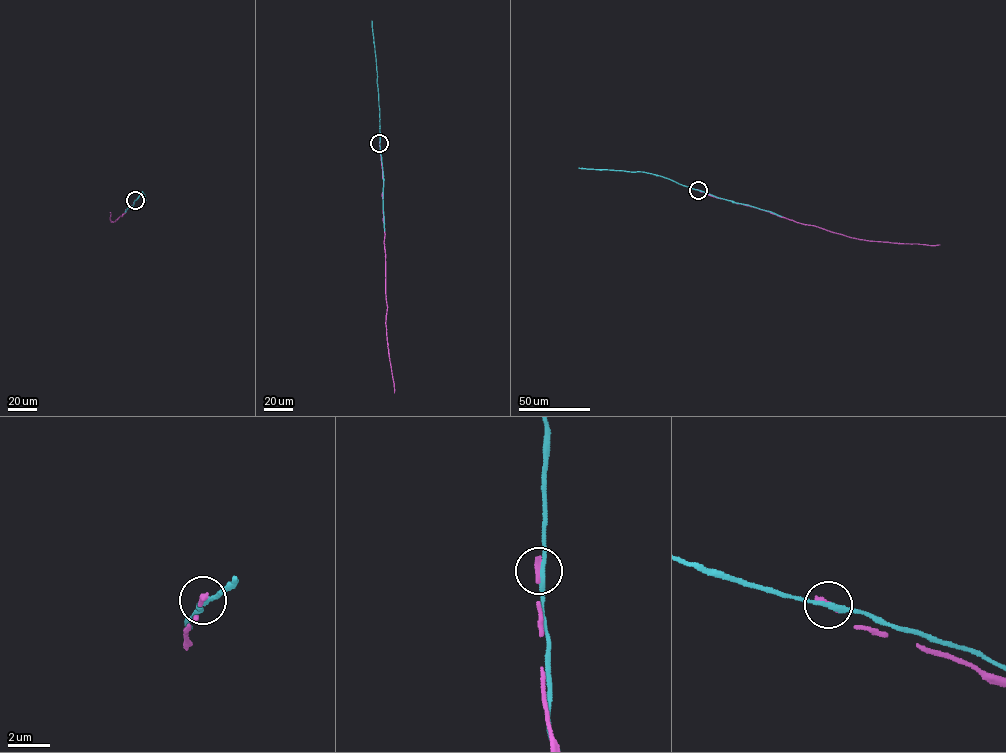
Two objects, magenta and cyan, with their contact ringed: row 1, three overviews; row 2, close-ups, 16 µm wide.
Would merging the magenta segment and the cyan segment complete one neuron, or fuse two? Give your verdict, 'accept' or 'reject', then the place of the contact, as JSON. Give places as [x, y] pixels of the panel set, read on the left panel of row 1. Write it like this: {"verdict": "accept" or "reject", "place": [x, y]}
{"verdict": "reject", "place": [135, 200]}

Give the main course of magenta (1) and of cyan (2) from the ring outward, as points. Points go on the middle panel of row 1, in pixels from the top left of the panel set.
1: (379, 143), (385, 321), (394, 393)
2: (380, 143), (372, 21)

